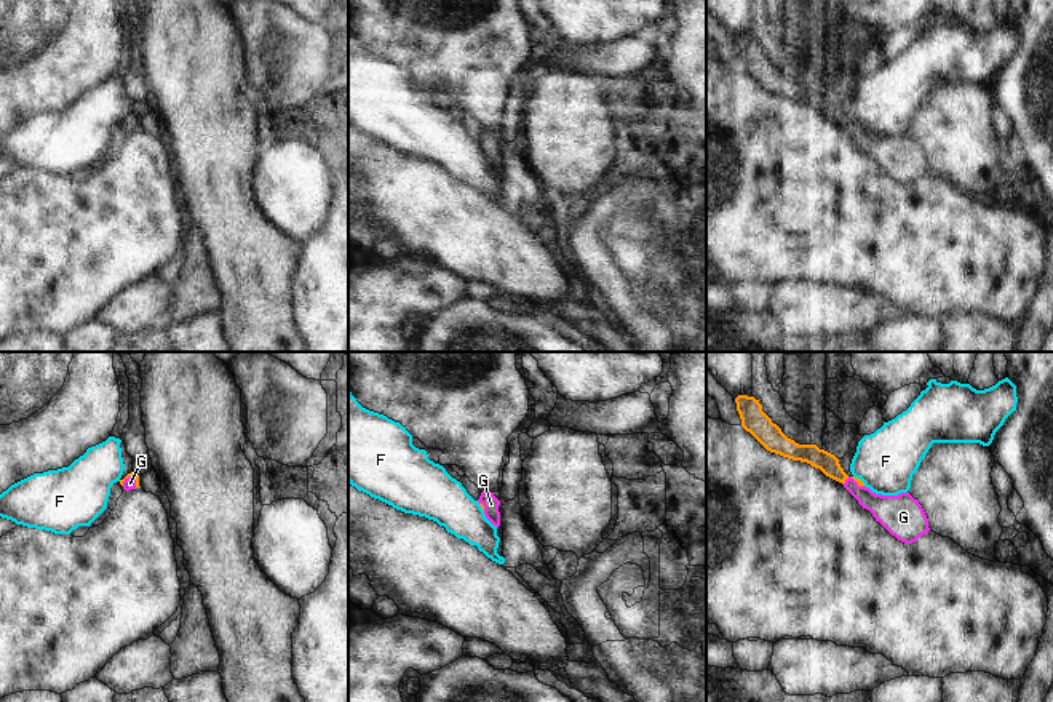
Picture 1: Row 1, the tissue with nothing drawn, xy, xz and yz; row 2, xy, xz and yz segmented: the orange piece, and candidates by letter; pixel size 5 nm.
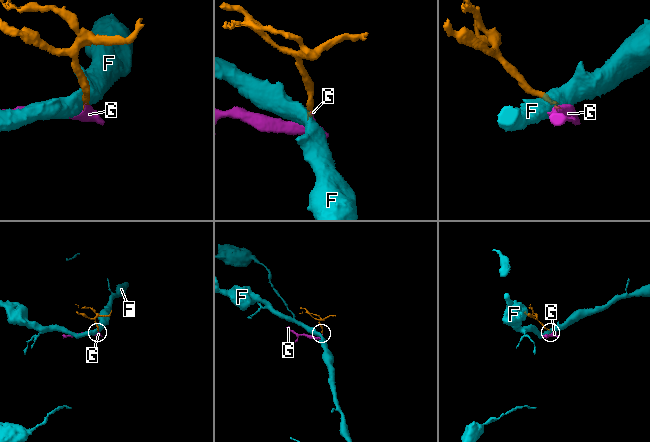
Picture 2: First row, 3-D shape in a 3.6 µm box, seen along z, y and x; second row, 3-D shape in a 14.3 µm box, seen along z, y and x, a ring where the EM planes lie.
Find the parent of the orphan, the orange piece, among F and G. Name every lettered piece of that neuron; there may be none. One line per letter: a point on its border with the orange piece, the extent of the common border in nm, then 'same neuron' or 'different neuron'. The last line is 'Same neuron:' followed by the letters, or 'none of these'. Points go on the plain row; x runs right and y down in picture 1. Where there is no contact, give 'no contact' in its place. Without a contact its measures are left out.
F: contact yz (860, 122); length 80 nm; different neuron
G: contact xy (128, 117); length 80 nm; same neuron
Same neuron: G

